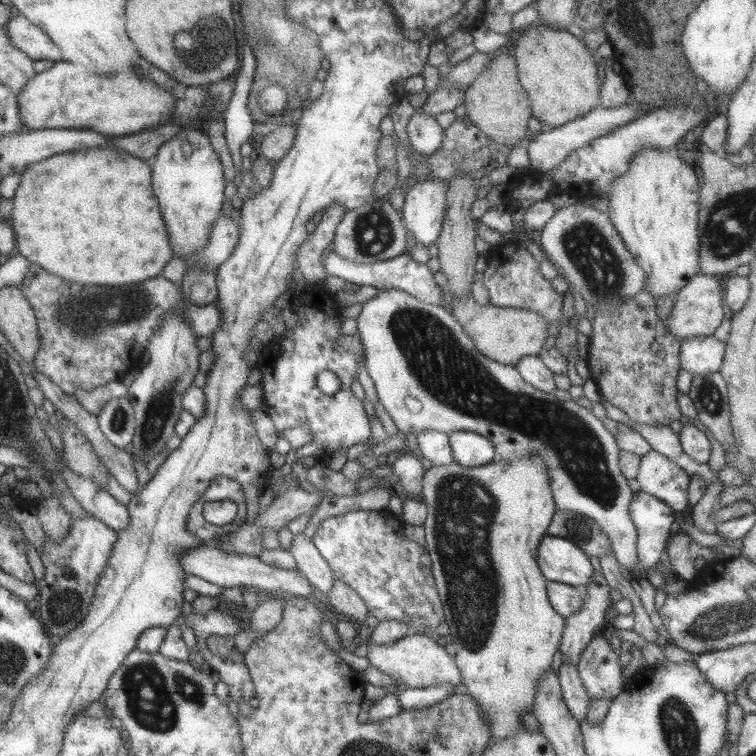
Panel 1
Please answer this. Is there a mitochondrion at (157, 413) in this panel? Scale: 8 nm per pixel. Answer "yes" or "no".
yes

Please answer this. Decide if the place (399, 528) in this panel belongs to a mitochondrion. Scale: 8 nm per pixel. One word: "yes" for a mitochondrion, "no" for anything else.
no

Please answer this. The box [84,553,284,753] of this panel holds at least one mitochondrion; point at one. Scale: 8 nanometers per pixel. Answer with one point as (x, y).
(148, 688)

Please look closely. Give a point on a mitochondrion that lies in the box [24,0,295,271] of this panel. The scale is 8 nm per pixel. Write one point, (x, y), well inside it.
(196, 50)

